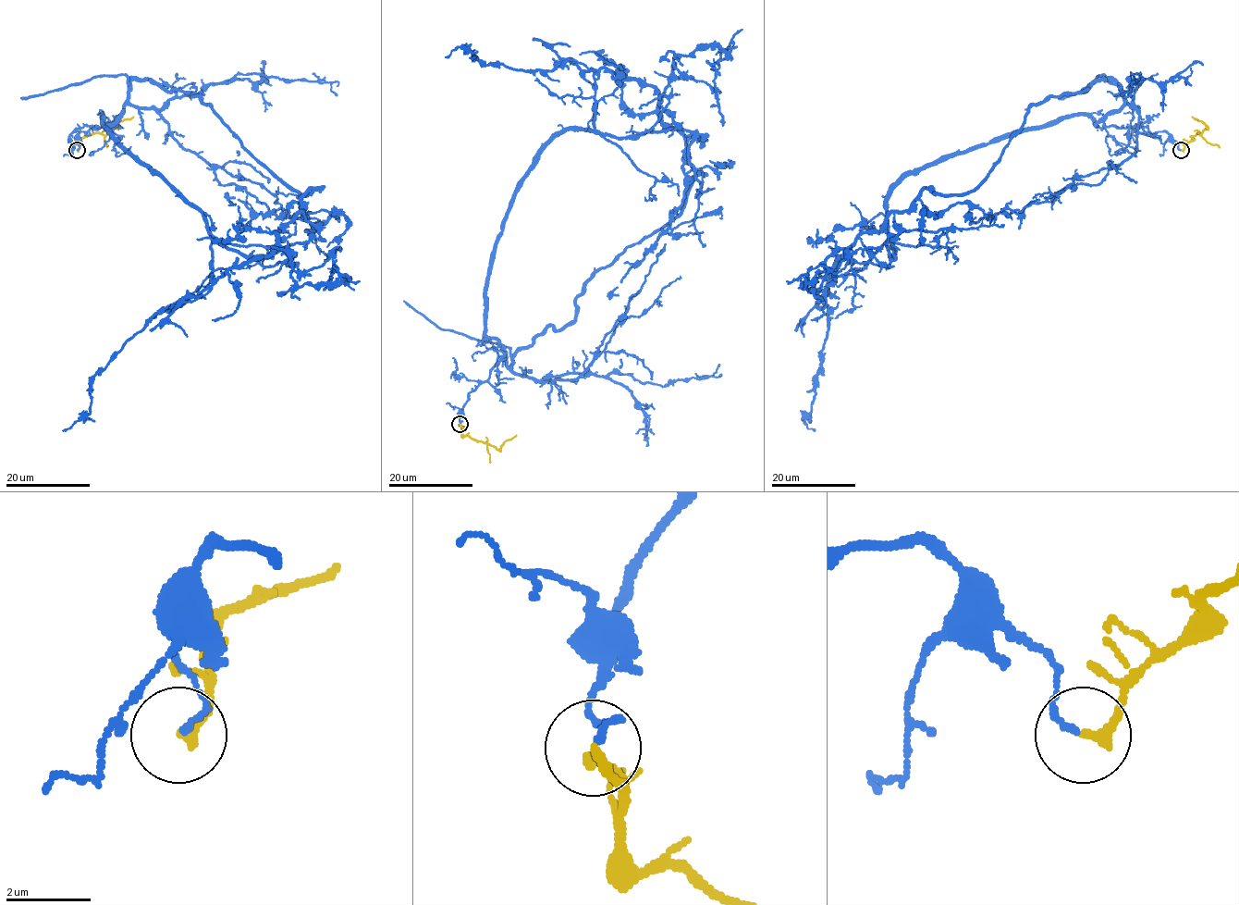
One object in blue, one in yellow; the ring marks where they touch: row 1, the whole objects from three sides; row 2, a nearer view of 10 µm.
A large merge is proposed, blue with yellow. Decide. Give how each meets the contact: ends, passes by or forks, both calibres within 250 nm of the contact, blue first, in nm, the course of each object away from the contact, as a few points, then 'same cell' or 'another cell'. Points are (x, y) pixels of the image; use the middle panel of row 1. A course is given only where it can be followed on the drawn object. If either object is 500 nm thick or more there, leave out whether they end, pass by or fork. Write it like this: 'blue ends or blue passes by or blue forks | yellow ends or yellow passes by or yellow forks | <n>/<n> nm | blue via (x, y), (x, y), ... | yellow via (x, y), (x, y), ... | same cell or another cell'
blue ends | yellow ends | 140/240 nm | blue via (460, 424), (497, 360), (485, 288), (516, 185), (556, 136), (594, 130), (594, 82), (566, 61), (446, 56) | yellow via (460, 424), (463, 435), (497, 449), (516, 435) | another cell

